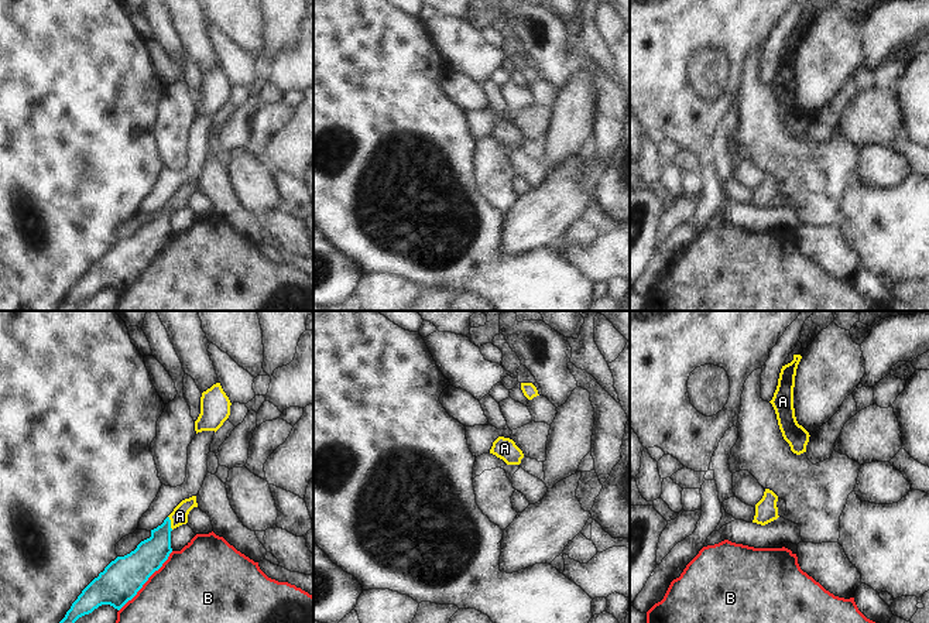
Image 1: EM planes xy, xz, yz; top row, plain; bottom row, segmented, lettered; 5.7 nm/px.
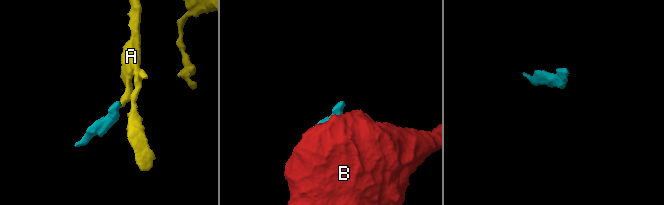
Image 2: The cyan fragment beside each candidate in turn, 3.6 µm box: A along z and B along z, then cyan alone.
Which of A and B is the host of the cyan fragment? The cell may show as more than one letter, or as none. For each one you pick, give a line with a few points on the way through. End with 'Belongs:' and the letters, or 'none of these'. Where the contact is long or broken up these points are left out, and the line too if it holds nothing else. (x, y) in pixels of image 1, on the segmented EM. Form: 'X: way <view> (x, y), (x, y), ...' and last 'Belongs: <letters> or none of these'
A: way xy (150, 554), (170, 523), (180, 516)
Belongs: A

